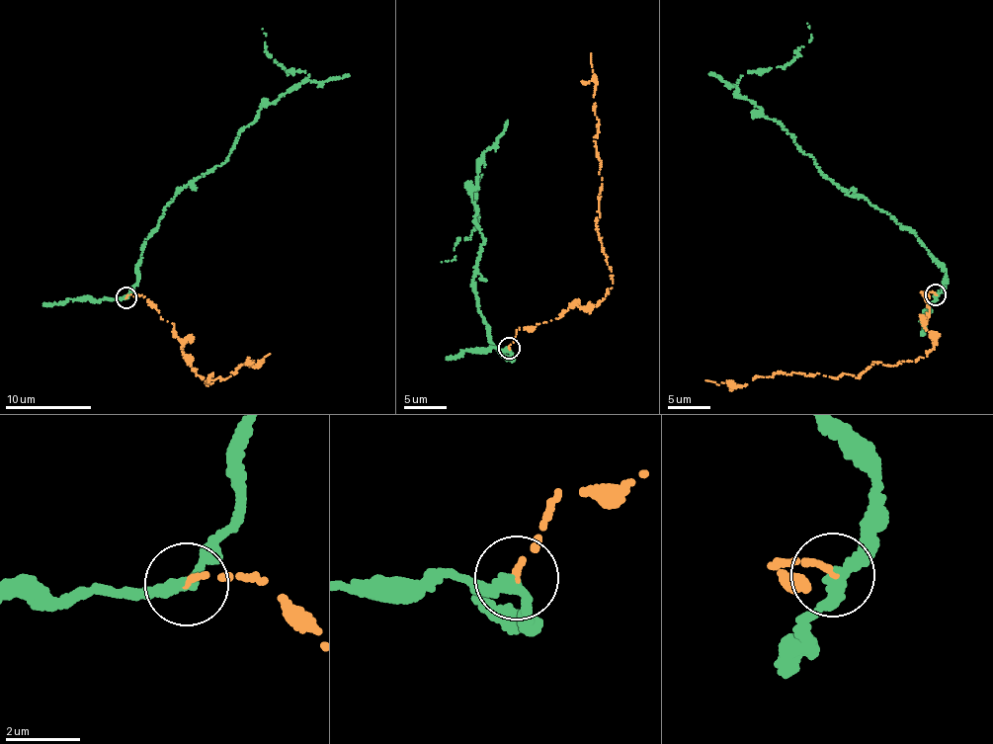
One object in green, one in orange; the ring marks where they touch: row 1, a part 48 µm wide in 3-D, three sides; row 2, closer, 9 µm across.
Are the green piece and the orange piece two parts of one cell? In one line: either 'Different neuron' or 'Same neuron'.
Different neuron

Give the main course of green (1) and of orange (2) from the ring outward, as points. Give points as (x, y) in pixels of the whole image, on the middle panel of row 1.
1: (508, 347), (512, 360), (490, 341), (473, 291), (483, 238), (470, 191), (483, 161), (474, 230), (441, 262)
2: (510, 348), (519, 327), (559, 318), (574, 303), (598, 304), (612, 288), (597, 217), (602, 178), (591, 53)

